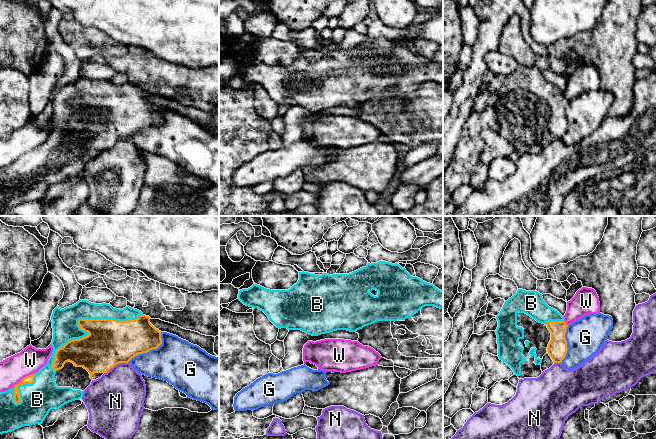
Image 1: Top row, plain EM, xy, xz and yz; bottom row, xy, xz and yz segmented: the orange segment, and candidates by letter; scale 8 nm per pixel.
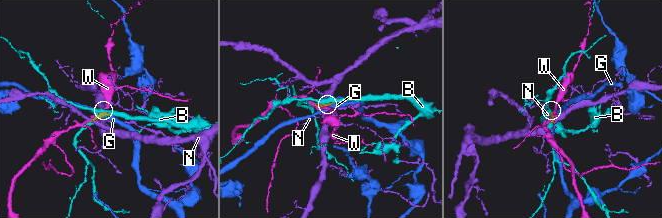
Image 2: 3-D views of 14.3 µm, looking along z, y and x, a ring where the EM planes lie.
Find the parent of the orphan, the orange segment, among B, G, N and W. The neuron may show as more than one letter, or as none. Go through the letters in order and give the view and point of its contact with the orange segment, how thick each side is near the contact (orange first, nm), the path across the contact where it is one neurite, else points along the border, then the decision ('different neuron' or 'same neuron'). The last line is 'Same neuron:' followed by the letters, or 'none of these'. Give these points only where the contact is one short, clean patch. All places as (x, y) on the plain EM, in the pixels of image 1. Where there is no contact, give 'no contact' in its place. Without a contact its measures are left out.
B: contact xy (78, 96); calibres 280 and 220 nm; same neuron
G: contact xy (150, 125); calibres 340 and 360 nm; different neuron
N: contact xy (116, 140); calibres 360 and 420 nm; border xy (128, 137), (117, 139), (104, 149); different neuron
W: contact xy (24, 153); calibres 70 and 220 nm; different neuron
Same neuron: B

